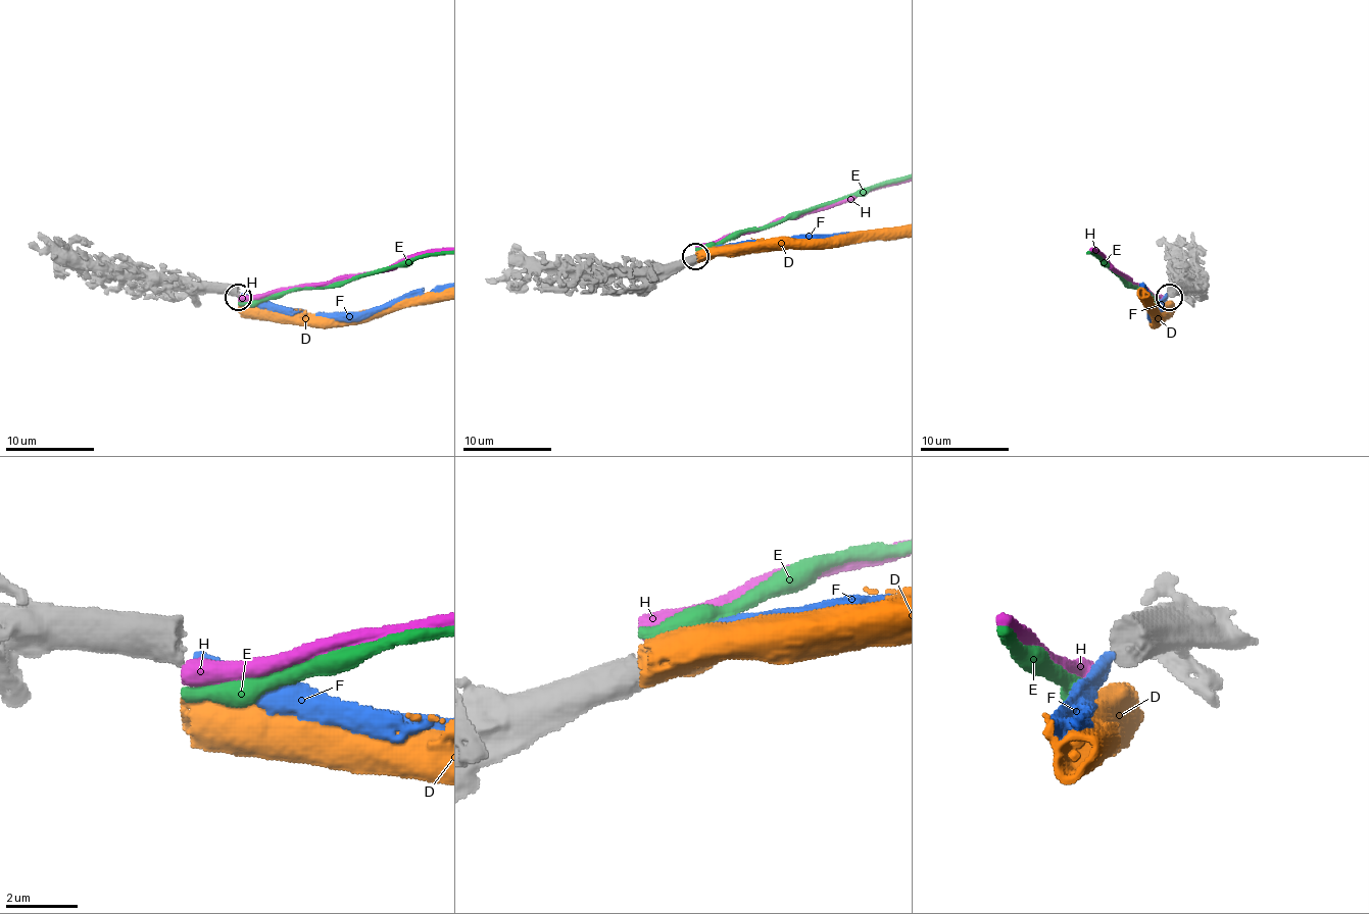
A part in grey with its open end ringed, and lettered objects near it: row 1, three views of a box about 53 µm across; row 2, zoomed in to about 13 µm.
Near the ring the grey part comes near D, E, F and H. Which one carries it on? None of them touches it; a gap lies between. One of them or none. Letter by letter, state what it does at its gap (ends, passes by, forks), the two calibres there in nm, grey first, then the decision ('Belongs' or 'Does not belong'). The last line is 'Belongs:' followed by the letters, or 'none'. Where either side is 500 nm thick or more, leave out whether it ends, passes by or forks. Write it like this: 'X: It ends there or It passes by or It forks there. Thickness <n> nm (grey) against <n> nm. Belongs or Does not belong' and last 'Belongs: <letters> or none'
D: Thickness 600 nm (grey) against 700 nm. Belongs
E: Thickness 600 nm (grey) against 360 nm. Does not belong
F: Thickness 600 nm (grey) against 480 nm. Does not belong
H: Thickness 600 nm (grey) against 600 nm. Does not belong
Belongs: D

